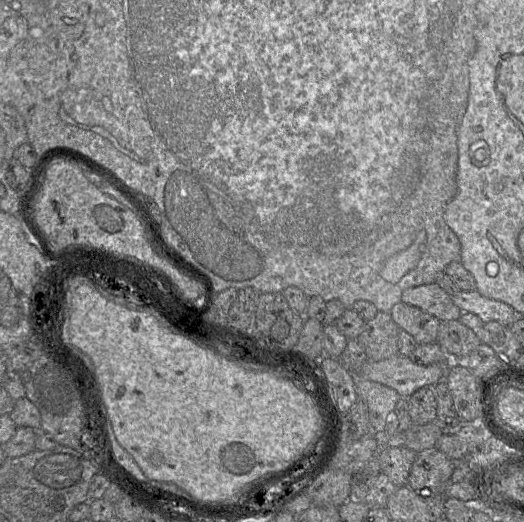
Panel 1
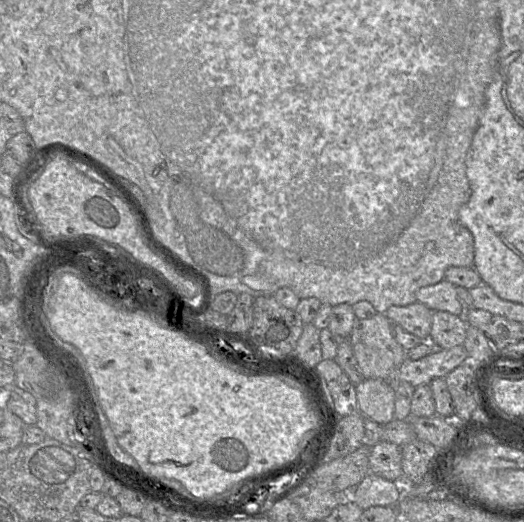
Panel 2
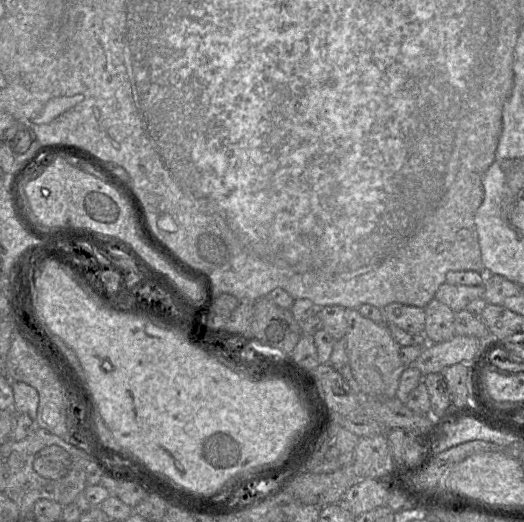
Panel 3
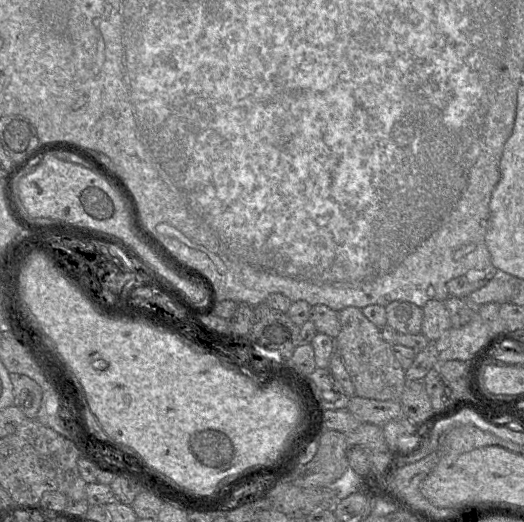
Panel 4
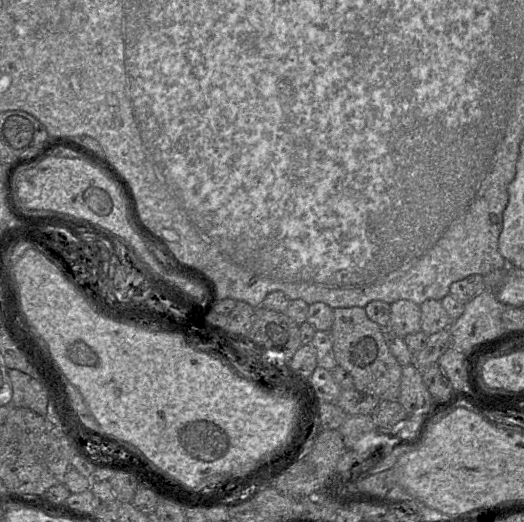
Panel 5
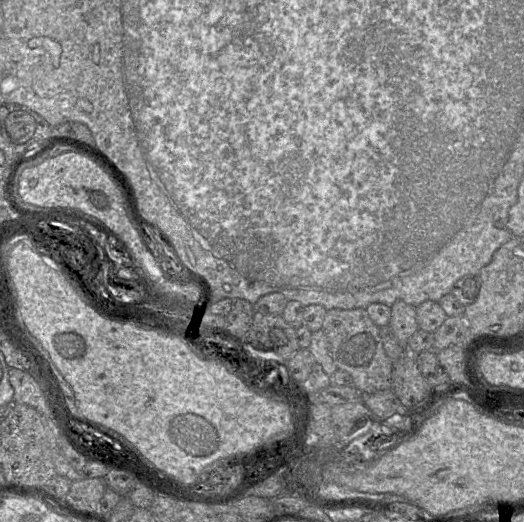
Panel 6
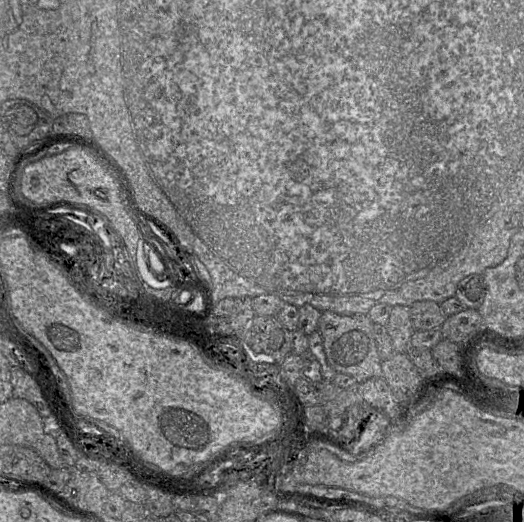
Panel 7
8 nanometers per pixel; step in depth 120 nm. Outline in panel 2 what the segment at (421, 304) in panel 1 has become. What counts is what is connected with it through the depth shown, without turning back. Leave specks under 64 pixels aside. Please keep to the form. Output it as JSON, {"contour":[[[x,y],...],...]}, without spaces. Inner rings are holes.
{"contour":[[[447,280],[418,289],[417,302],[426,305],[432,311],[443,311],[464,317],[466,310],[456,295],[456,286]]]}

